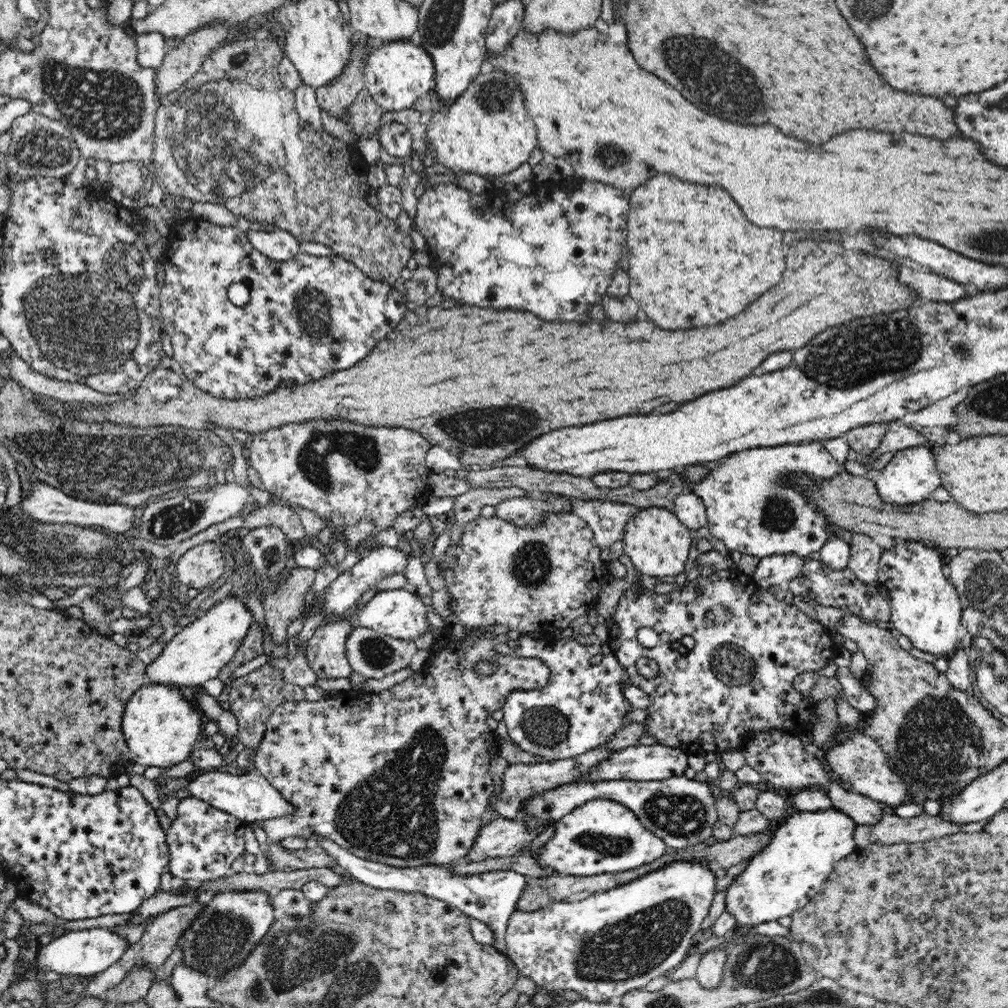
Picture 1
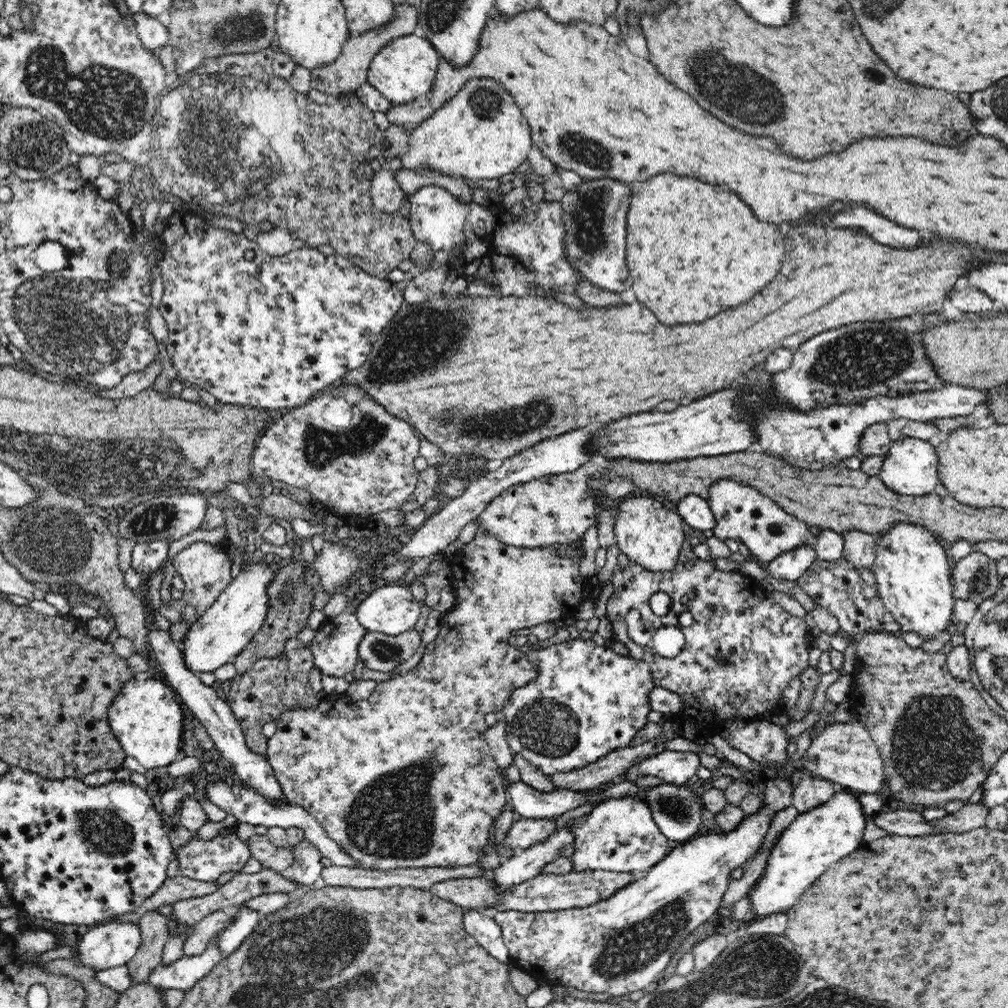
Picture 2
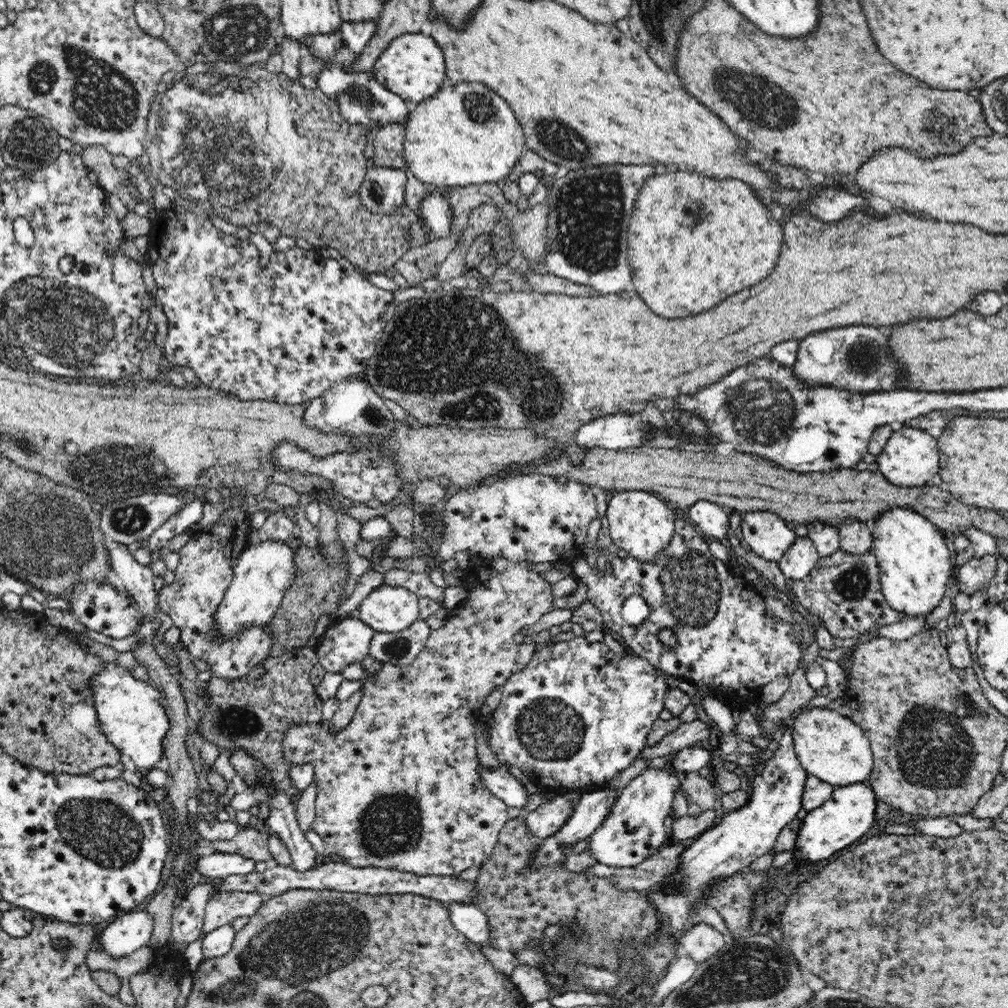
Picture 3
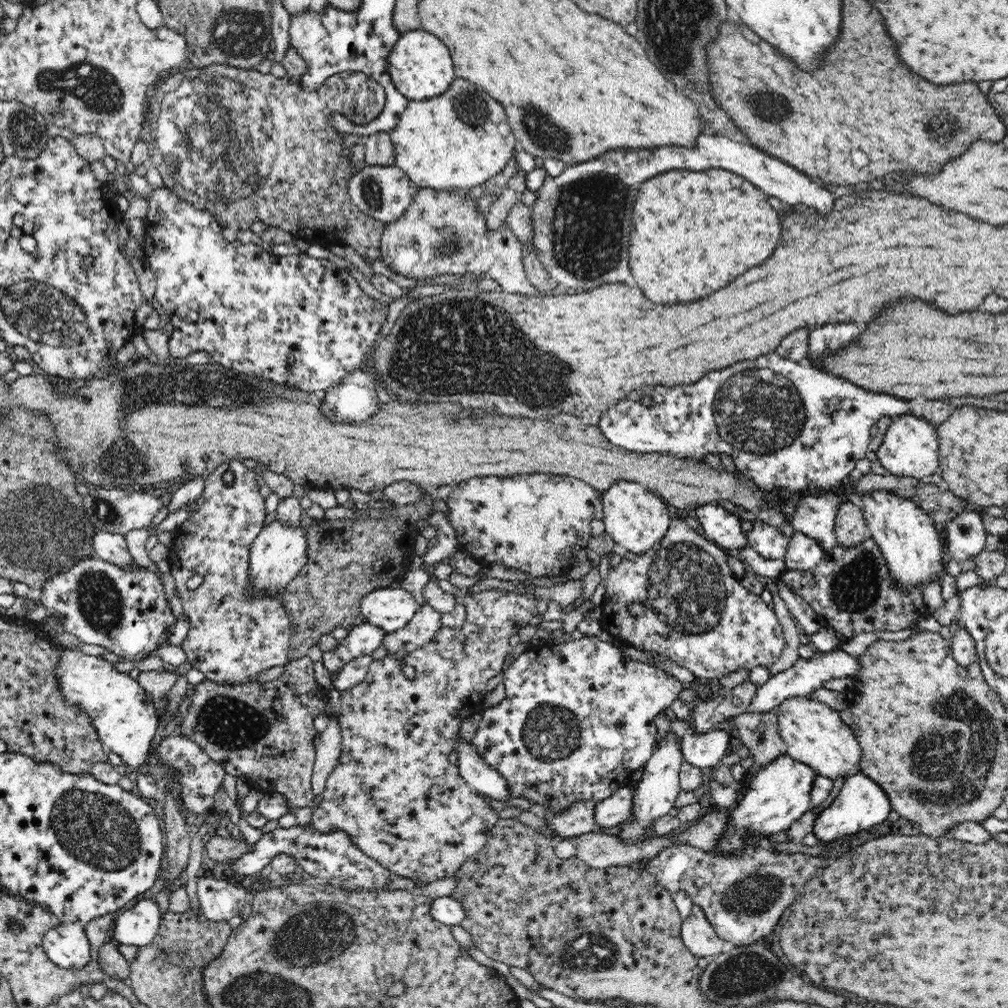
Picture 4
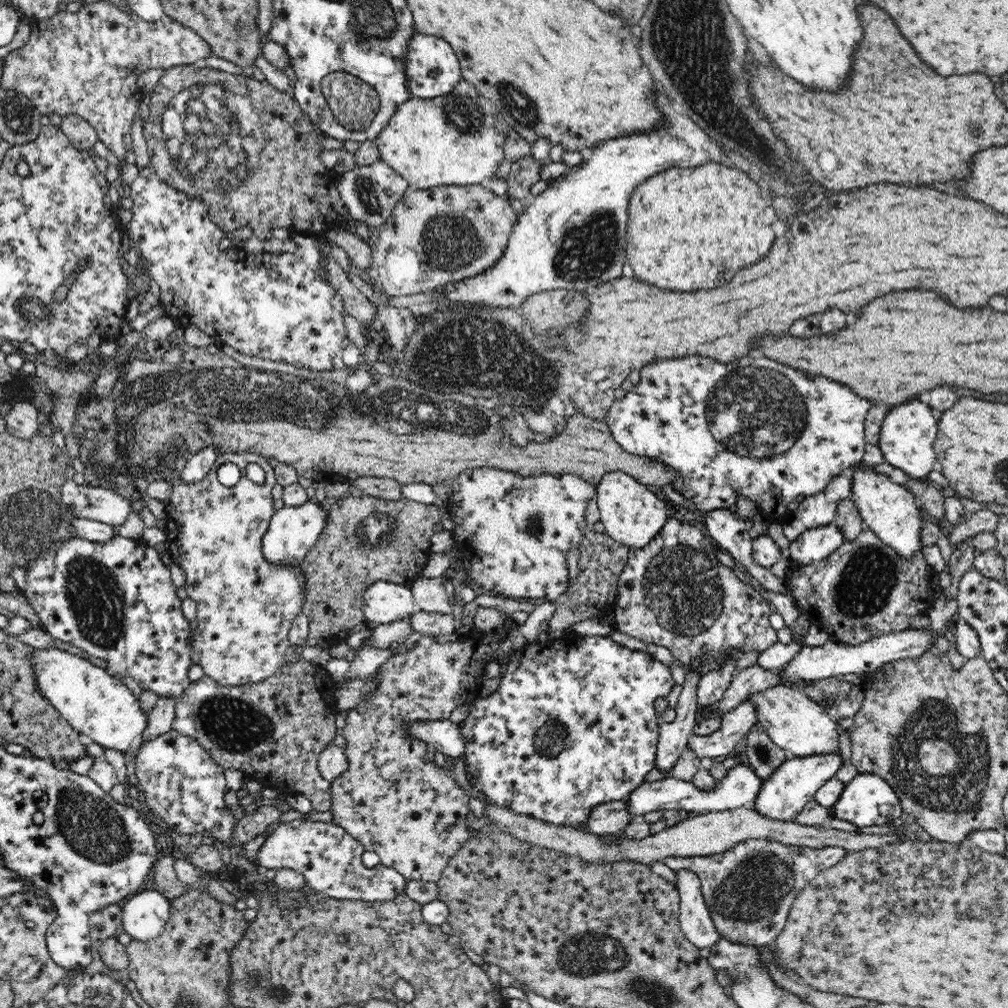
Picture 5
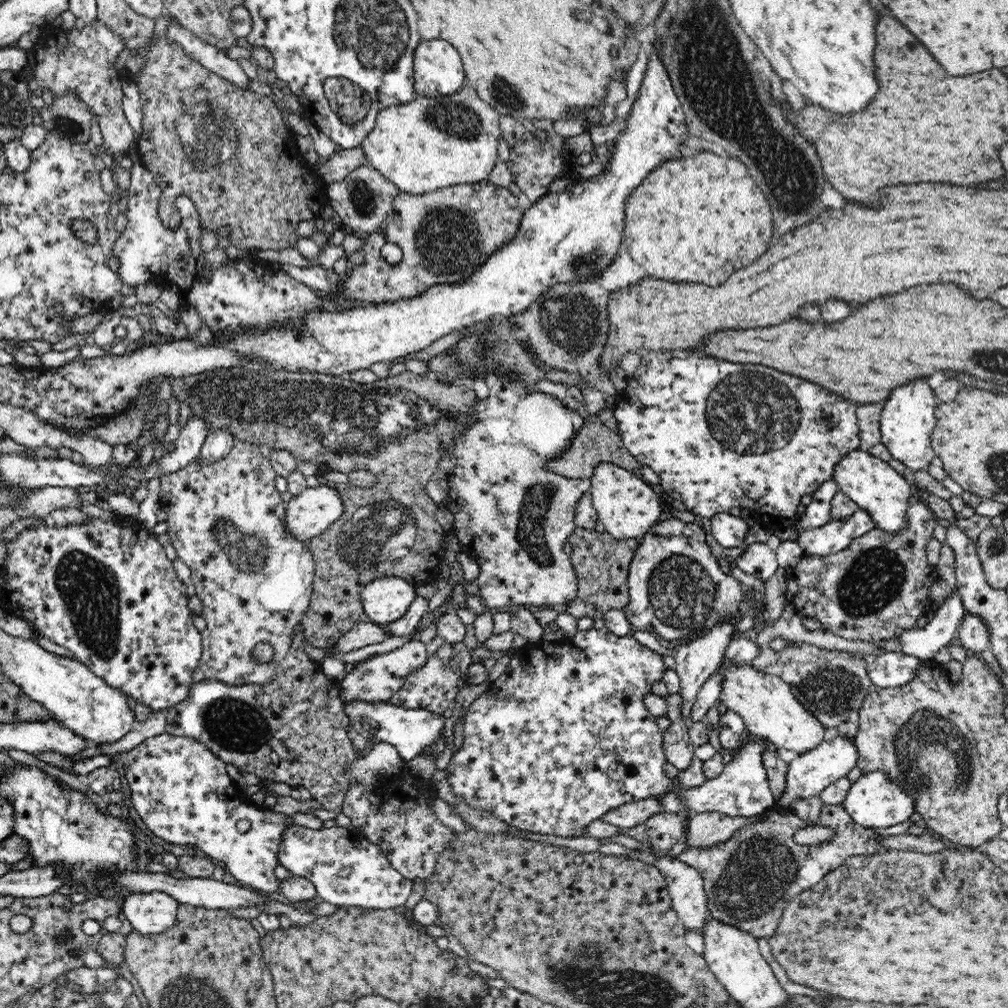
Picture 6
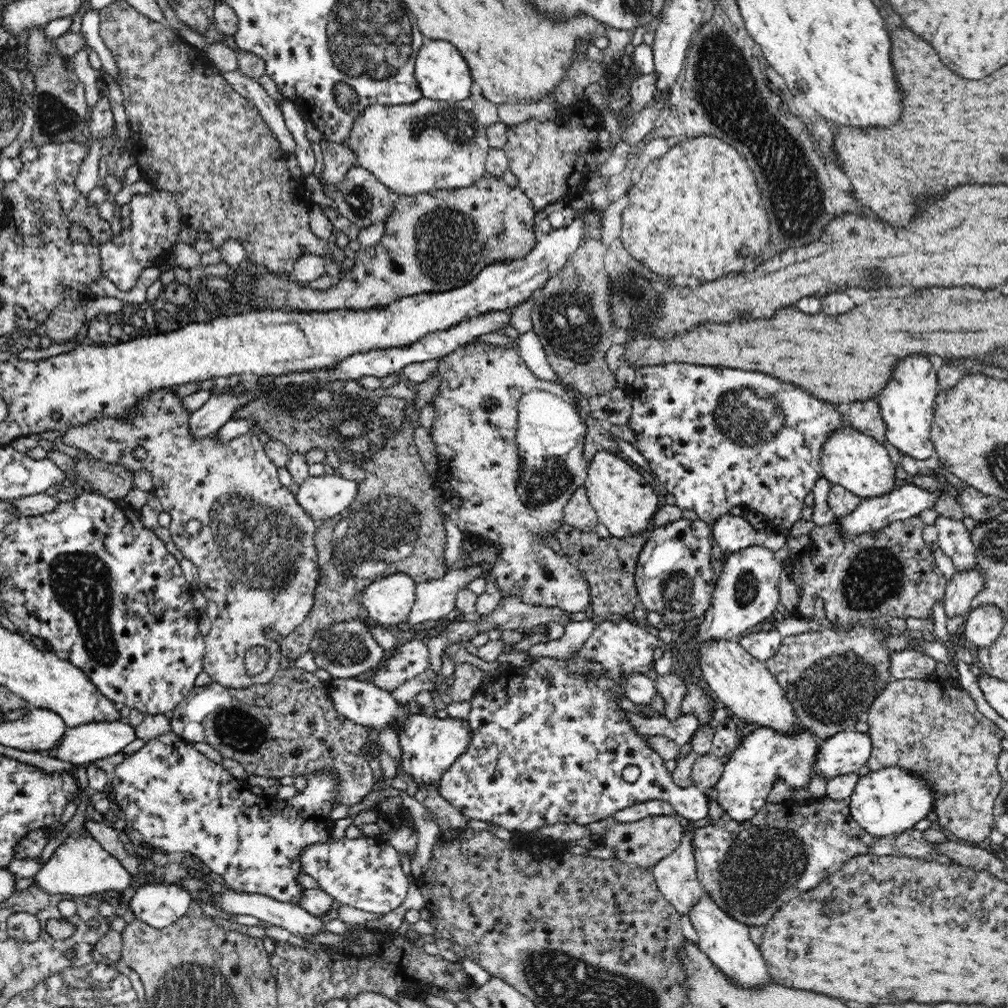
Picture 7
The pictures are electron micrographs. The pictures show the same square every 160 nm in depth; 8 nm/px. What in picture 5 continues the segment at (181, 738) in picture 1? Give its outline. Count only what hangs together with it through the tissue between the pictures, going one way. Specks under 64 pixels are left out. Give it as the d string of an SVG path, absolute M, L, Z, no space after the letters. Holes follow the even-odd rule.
M36 649L33 652L36 681L42 695L51 705L78 731L87 741L98 743L106 749L120 751L126 757L132 755L135 746L141 741L144 729L148 726L147 713L134 696L132 690L122 680L116 680L108 670L92 664L80 655L72 654L64 649Z

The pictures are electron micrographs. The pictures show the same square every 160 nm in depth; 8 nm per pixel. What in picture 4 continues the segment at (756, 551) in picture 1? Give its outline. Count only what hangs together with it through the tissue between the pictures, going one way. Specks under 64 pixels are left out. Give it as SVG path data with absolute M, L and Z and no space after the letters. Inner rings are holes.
M752 520L752 528L746 533L747 543L756 553L767 560L784 560L790 537L779 527L762 520Z

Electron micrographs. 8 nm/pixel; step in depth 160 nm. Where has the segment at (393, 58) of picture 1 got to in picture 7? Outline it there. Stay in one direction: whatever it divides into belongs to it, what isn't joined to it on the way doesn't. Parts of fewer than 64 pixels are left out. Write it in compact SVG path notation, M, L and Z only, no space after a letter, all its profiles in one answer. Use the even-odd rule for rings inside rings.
M423 40L415 58L415 78L423 98L462 101L471 96L473 79L462 53L445 40Z

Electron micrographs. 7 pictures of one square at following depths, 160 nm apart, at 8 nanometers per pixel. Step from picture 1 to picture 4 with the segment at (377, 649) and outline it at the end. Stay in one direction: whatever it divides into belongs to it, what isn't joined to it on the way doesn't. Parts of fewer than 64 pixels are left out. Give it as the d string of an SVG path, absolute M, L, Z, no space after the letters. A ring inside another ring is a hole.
M420 605L408 625L396 632L385 633L380 645L383 645L386 655L400 659L401 664L405 662L407 654L426 645L440 627L442 627L441 615L430 606Z

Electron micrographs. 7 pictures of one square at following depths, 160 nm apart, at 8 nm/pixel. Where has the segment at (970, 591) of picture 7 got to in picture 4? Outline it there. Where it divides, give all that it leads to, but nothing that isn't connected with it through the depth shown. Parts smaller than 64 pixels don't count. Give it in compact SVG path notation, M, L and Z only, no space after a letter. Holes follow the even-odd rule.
M841 648L830 652L825 649L822 653L814 654L809 660L800 658L792 668L770 677L764 686L756 689L754 699L751 700L752 708L756 712L768 712L772 708L777 708L788 698L808 697L808 694L823 688L824 682L832 680L832 678L847 678L854 672L858 672L860 669L859 660L860 657L853 657L842 651ZM671 706L664 709L668 719L672 720L673 733L682 737L681 749L683 761L692 763L698 768L712 768L720 764L720 760L729 753L732 745L730 730L721 726L704 734L692 732L690 721L675 720Z

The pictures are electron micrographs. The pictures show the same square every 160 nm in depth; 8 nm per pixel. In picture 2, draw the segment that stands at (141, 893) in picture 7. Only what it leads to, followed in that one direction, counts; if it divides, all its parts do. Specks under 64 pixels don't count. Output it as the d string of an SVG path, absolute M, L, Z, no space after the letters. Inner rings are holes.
M103 922L80 936L72 959L94 972L126 965L140 946L140 929L134 923Z

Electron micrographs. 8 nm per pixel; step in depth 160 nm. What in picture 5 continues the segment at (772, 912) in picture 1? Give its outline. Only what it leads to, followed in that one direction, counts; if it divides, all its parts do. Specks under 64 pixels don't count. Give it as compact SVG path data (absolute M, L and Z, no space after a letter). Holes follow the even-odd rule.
M857 774L851 781L845 784L840 798L833 804L831 818L851 822L858 828L862 826L874 826L874 824L886 825L898 823L902 814L900 799L894 789L876 774Z

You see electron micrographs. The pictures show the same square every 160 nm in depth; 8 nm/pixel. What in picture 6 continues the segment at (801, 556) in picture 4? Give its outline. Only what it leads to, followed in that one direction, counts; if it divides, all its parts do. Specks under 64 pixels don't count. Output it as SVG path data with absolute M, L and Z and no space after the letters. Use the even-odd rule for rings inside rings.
M859 508L847 519L830 519L824 526L802 530L798 540L804 555L831 556L845 550L855 538L874 527L870 515Z

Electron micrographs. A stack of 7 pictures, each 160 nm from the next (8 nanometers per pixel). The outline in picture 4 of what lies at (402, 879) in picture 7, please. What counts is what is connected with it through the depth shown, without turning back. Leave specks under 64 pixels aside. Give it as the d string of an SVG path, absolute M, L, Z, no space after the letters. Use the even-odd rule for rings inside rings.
M297 825L292 828L278 827L268 834L263 834L259 841L254 844L252 850L226 865L234 873L250 877L259 873L266 864L271 864L272 858L276 854L282 854L282 852L289 855L291 862L299 865L310 876L318 876L322 880L328 880L329 886L345 888L352 892L382 889L382 886L386 886L388 878L392 875L380 863L372 860L362 850L358 849L350 841L348 834L344 832L321 834L312 827L298 828Z

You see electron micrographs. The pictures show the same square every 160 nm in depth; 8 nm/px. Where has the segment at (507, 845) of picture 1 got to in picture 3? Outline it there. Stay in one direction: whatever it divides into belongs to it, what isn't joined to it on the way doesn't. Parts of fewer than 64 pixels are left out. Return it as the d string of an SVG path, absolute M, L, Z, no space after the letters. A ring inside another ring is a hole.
M564 792L556 794L552 801L541 804L535 810L524 812L522 816L530 838L541 841L561 830L575 809L570 802L580 799L581 793Z

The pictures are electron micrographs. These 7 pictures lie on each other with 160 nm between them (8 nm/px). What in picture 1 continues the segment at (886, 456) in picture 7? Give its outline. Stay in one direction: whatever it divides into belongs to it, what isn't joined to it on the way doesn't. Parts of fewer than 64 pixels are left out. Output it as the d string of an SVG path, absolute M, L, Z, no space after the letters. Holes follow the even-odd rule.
M900 540L881 556L876 588L890 603L891 621L917 649L948 660L959 648L963 603L942 572L940 550L925 542Z

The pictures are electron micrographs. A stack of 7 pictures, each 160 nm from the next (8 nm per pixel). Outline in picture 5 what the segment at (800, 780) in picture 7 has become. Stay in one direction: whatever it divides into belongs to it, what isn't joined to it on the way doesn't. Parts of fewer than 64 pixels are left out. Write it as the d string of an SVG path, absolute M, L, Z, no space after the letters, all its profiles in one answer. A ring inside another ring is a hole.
M737 764L728 769L727 775L718 782L714 790L700 790L693 782L686 782L672 776L664 780L642 782L636 786L628 797L624 799L628 814L633 818L652 810L696 810L696 812L707 813L721 810L732 810L733 808L752 809L754 796L760 790L762 779L749 767L748 764Z

